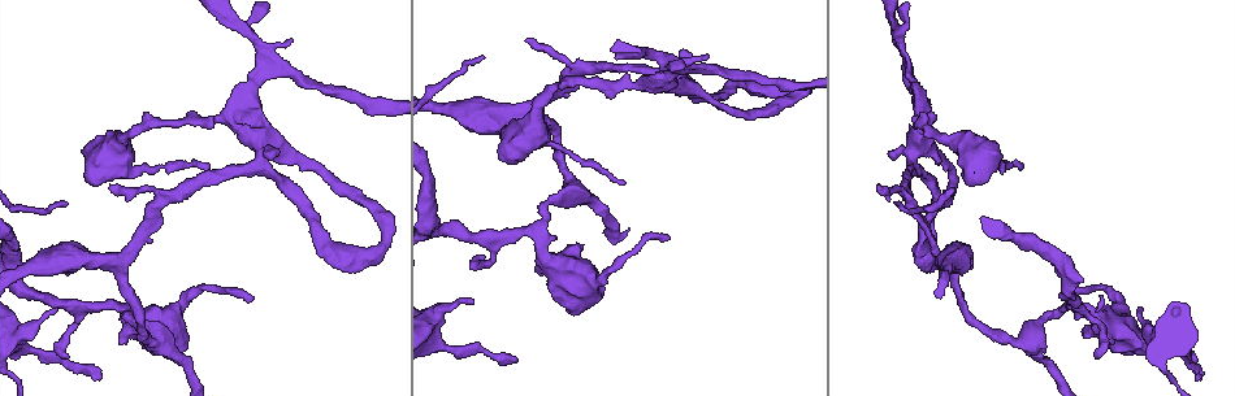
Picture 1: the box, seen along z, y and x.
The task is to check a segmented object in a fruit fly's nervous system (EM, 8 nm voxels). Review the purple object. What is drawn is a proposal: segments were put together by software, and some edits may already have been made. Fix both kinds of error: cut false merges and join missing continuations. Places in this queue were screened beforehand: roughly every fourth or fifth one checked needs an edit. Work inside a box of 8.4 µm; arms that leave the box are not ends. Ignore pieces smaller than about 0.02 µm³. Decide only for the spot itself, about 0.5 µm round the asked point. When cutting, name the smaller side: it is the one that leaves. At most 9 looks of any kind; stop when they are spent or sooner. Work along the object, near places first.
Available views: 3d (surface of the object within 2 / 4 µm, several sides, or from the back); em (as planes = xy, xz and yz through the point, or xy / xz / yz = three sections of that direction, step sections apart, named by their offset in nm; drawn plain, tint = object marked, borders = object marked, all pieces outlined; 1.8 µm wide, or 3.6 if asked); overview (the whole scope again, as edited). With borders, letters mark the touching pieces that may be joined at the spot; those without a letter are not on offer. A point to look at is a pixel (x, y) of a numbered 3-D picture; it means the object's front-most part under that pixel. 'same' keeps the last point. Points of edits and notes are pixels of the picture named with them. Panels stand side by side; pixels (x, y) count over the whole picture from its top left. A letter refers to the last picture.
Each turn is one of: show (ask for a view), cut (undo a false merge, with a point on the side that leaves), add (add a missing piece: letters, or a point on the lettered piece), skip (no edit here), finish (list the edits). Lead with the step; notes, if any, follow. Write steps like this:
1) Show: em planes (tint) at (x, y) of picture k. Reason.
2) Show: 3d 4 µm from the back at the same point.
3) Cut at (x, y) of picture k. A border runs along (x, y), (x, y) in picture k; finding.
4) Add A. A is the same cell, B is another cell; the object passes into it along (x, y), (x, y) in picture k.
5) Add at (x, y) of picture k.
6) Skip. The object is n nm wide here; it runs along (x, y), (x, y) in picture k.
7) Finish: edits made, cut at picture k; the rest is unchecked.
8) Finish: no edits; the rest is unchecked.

Show: em planes (tint) at (545, 246) of picture 1. A fork.

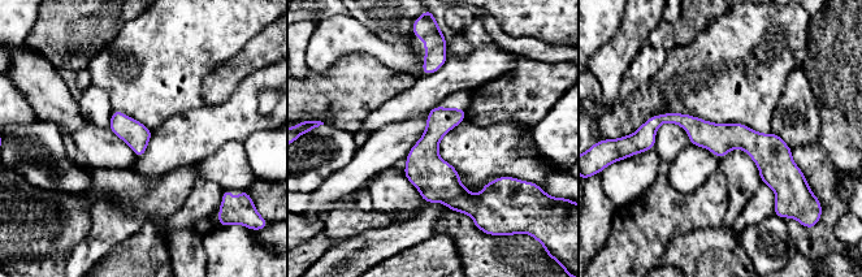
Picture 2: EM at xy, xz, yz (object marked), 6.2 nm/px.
Show: em planes (borders) at the same point.

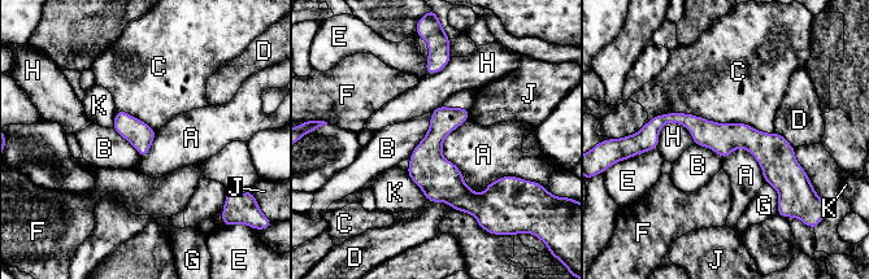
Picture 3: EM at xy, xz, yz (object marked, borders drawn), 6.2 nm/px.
Skip. The object is 160 nm wide here; A, B, C, D, E, F, G, H, J and K are other cells; a border runs along (442, 142), (477, 194), (520, 178) in picture 3; continuous, no second cell.

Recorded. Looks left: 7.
Show: em planes (borders) at (1021, 167) of picture 1.

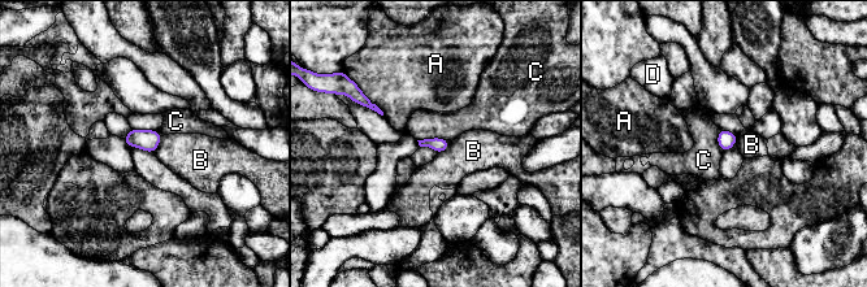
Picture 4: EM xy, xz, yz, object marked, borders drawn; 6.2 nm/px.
Skip. The object is 80 nm wide here; A, B, C and D are other cells; a border runs along (417, 139), (445, 138), (449, 142) in picture 4; no lettered piece goes on from it.

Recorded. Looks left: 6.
Show: em xy step 4 (borders) at (919, 144) of picture 1. Calibre changes.

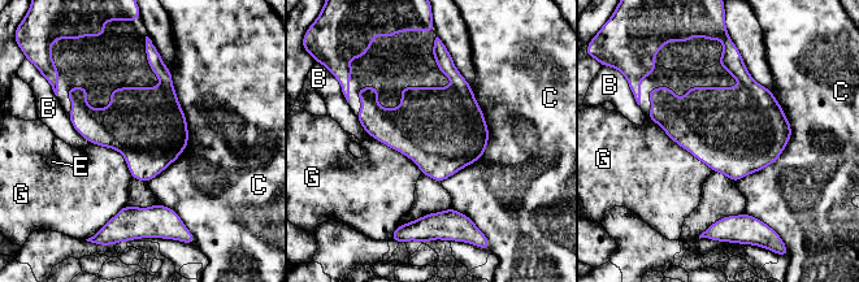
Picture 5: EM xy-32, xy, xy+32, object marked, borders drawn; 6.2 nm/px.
Skip. B, C, E and G are other cells; a border runs along (647, 116), (673, 140), (712, 170) in picture 5; all the same cell.

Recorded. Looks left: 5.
Show: 3d 4 µm at (56, 308) of picture 1. An open end.

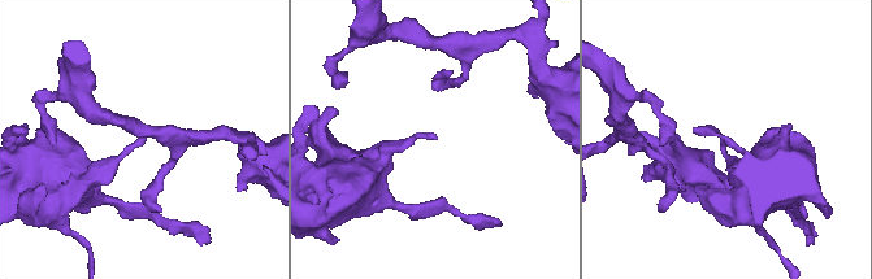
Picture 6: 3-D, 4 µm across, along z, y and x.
Show: em planes (borders) at (437, 138) of picture 6. Shape alone is not enough.

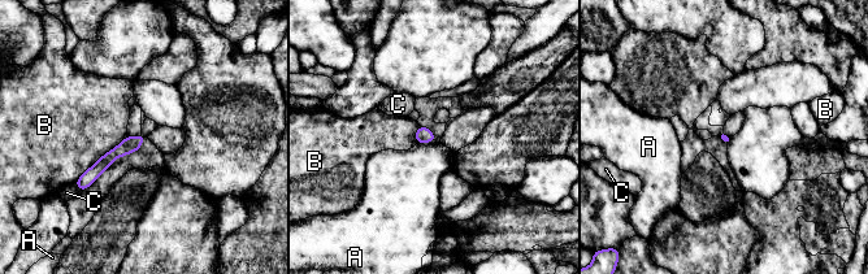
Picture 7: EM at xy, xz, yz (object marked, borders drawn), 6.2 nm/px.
Skip. A, B and C are other cells; a border runs along (435, 140), (424, 143) in picture 7; none of them fits.

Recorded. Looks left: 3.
Finish: no edits; the rest is unchecked.

